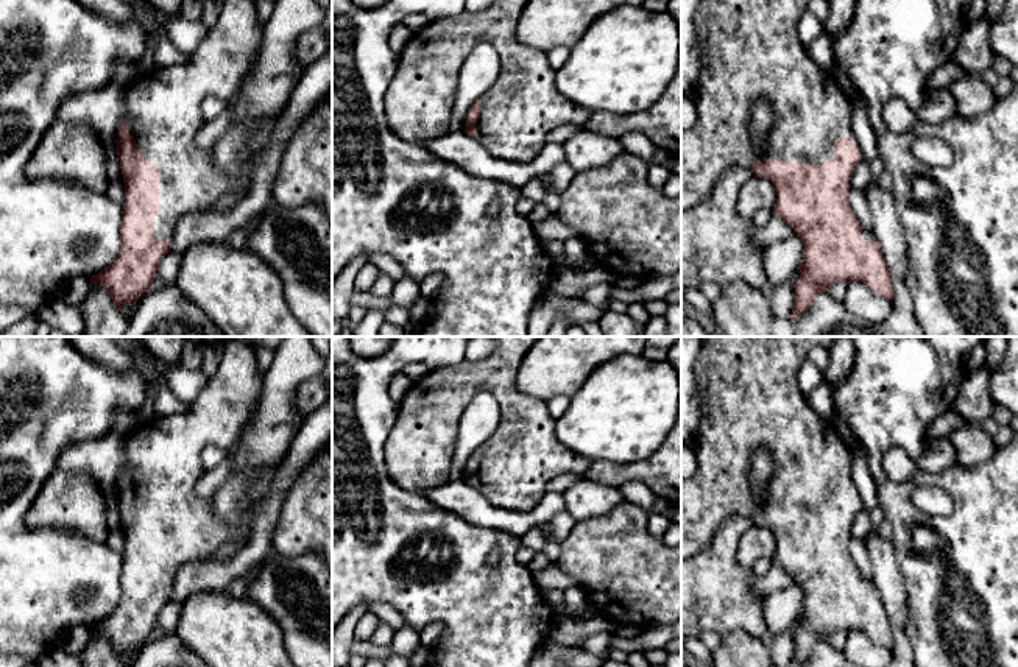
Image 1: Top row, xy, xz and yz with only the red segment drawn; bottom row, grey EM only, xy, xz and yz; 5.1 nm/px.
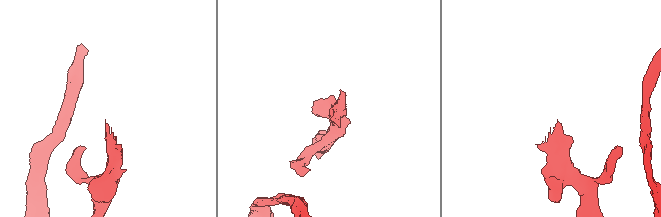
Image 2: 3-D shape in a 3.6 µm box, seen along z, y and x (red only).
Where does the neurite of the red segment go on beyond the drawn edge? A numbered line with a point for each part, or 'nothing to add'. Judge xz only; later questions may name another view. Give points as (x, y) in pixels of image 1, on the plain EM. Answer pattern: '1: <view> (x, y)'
1: xz (523, 455)

